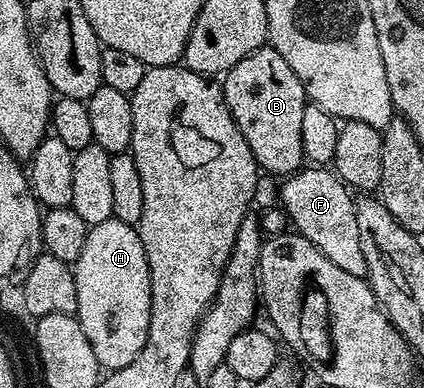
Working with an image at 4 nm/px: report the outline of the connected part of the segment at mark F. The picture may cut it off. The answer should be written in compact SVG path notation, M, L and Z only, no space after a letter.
M303 168L283 182L286 183L282 186L282 206L294 225L291 227L316 244L316 248L336 264L336 268L344 268L344 272L352 272L352 276L357 278L366 278L366 262L356 224L356 198L346 183L330 168Z

